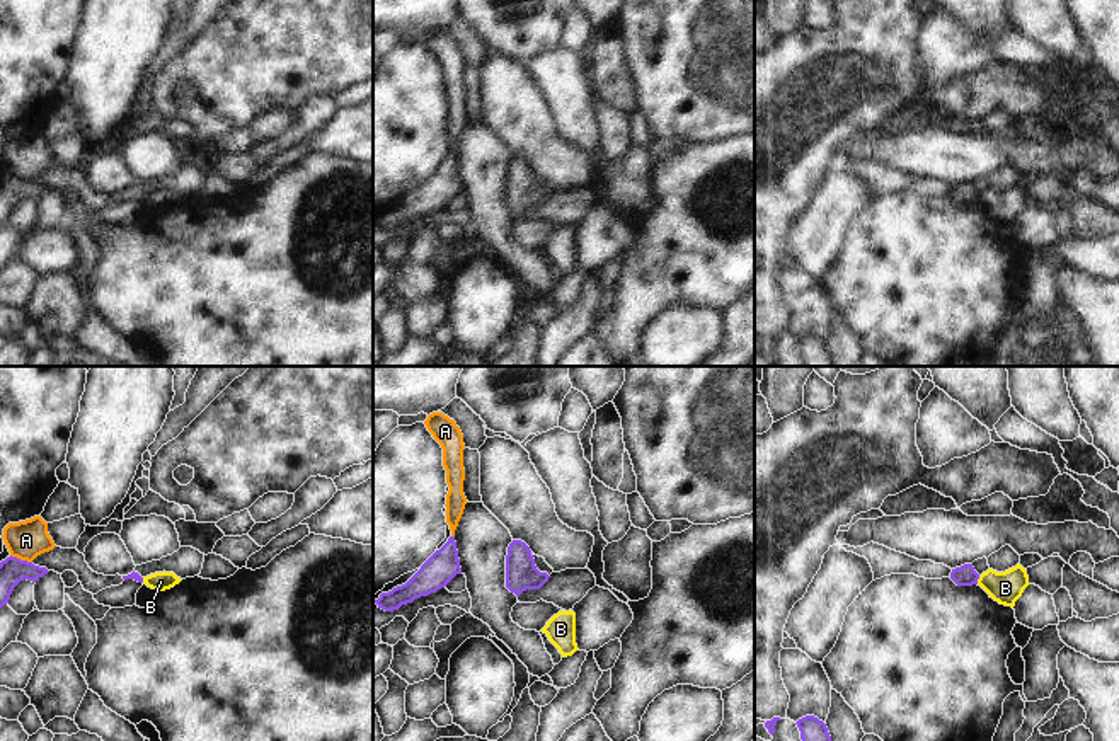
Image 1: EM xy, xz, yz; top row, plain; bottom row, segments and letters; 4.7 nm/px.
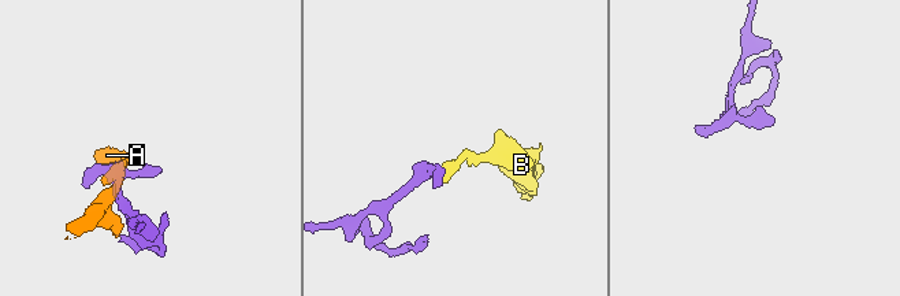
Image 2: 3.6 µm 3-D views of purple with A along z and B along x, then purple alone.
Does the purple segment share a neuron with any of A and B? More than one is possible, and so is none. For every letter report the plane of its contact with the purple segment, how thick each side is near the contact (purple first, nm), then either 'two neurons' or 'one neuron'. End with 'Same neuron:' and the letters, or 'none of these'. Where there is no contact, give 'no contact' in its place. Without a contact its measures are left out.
A: contact in xy; calibres 120 and 180 nm; two neurons
B: contact in yz; calibres 100 and 150 nm; two neurons
Same neuron: none of these

